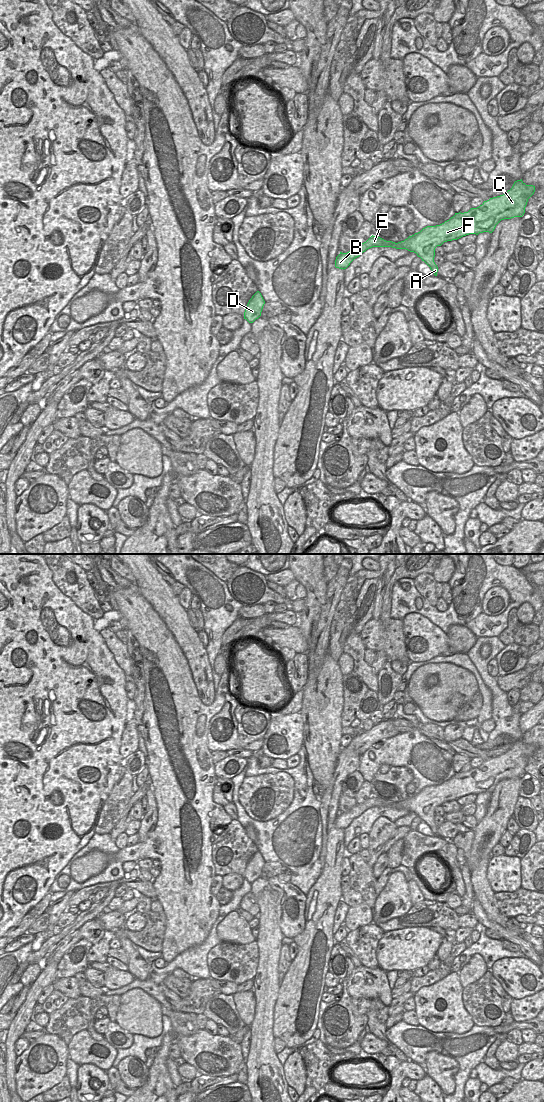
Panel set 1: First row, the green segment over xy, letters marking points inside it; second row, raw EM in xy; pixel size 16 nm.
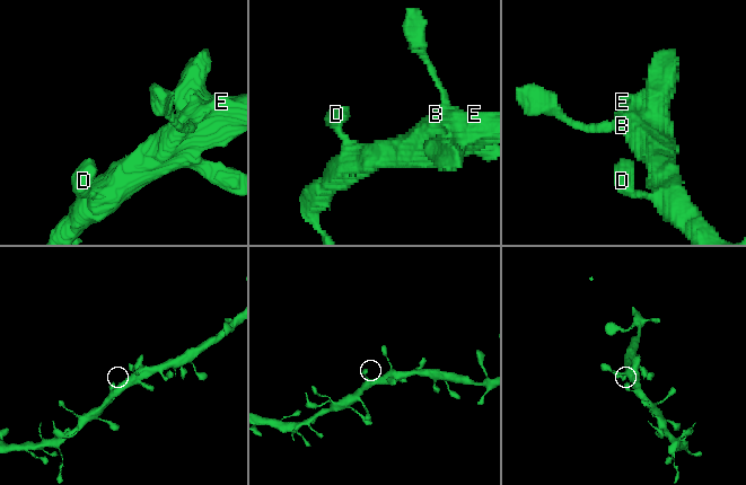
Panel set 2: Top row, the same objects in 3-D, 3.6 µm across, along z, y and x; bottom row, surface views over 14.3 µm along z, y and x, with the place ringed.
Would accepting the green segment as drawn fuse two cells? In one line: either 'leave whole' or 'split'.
leave whole

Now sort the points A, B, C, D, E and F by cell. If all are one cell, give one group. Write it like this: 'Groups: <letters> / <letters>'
Groups: A B C D E F.

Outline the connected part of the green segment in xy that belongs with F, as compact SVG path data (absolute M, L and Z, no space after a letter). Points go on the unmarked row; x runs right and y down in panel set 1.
M522 739L517 740L503 755L490 758L468 772L455 773L453 777L440 785L427 786L404 801L395 803L372 795L366 802L356 804L349 812L340 812L336 817L335 827L346 829L355 818L369 808L392 807L416 813L437 836L438 827L434 822L437 806L469 794L492 793L501 780L522 777L528 759L534 752L535 746L526 745Z

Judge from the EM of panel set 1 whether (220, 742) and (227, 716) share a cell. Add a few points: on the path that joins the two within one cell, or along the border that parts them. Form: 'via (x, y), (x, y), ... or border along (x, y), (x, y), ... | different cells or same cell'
via (222, 735), (221, 720) | same cell

